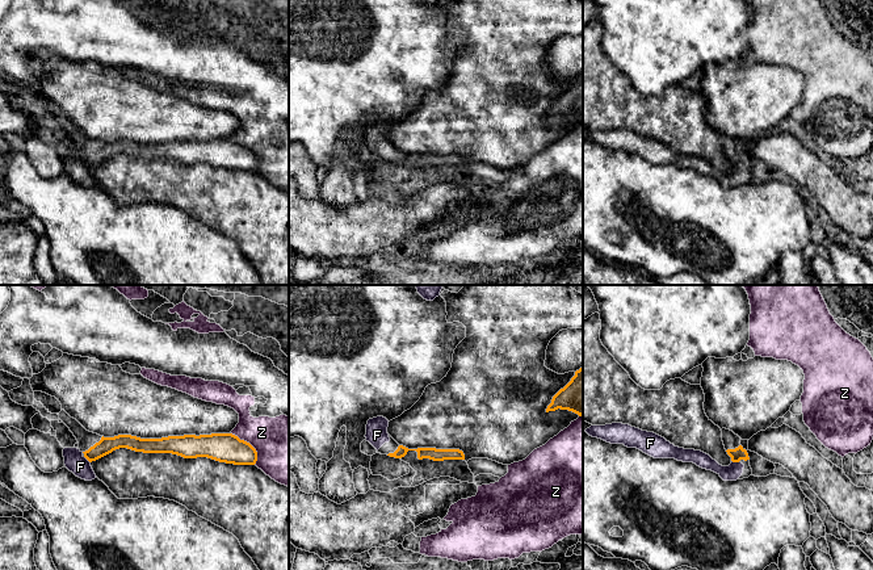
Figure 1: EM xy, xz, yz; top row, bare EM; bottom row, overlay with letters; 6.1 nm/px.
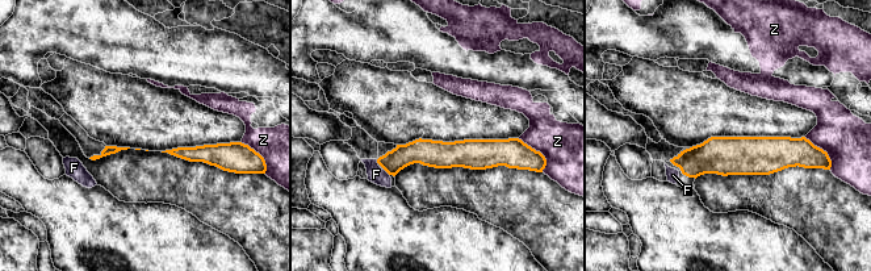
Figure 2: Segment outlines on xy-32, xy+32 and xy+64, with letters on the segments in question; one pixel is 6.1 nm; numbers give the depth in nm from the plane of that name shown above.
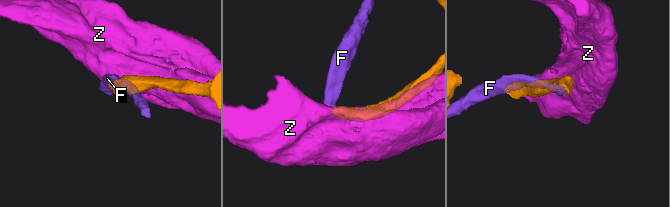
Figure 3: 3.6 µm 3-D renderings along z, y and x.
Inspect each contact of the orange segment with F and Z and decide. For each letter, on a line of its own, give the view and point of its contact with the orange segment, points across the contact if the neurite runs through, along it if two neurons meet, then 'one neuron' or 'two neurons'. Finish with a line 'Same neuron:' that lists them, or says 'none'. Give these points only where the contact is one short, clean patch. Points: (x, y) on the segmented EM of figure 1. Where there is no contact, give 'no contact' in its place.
F: contact yz (735, 461); way yz (738, 453), (735, 461), (733, 472); one neuron
Z: contact xy (251, 445); two neurons
Same neuron: F

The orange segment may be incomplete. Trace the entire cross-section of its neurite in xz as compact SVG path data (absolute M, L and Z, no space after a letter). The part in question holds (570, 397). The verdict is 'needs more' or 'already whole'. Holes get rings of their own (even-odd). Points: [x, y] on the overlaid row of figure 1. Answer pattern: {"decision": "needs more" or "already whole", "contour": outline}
{"decision": "already whole", "contour": "M583 368L576 370L571 381L553 397L546 412L558 408L583 415Z"}

